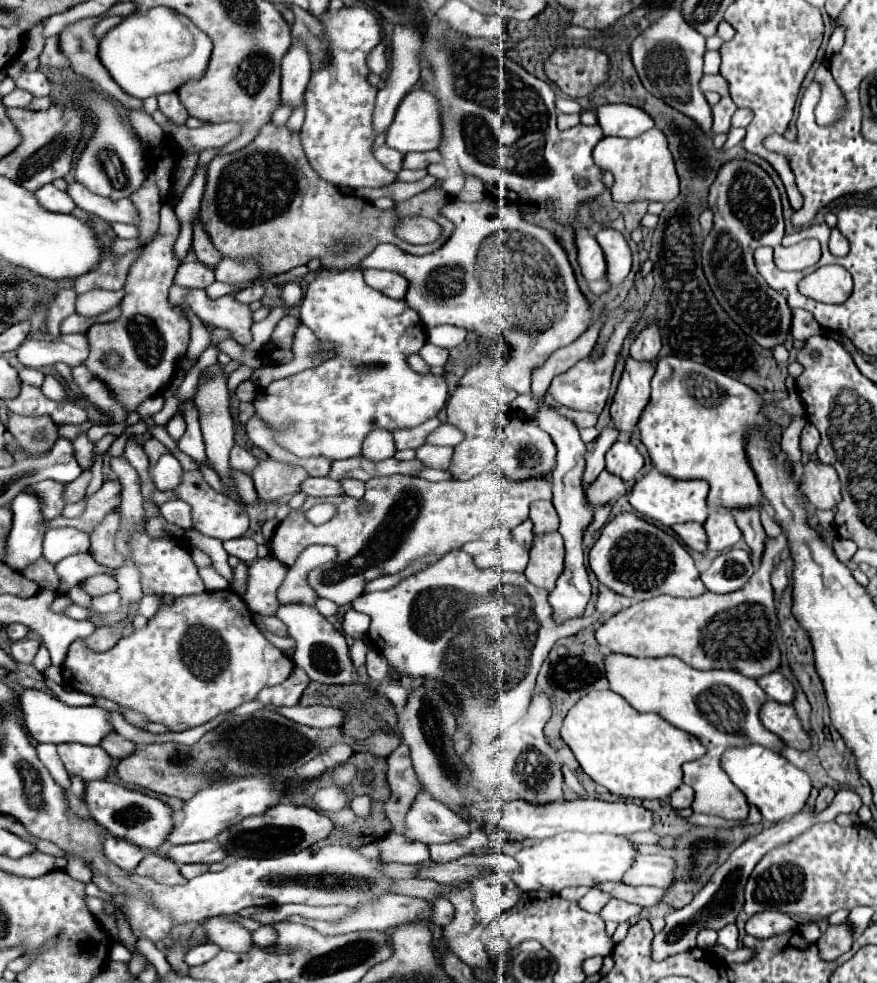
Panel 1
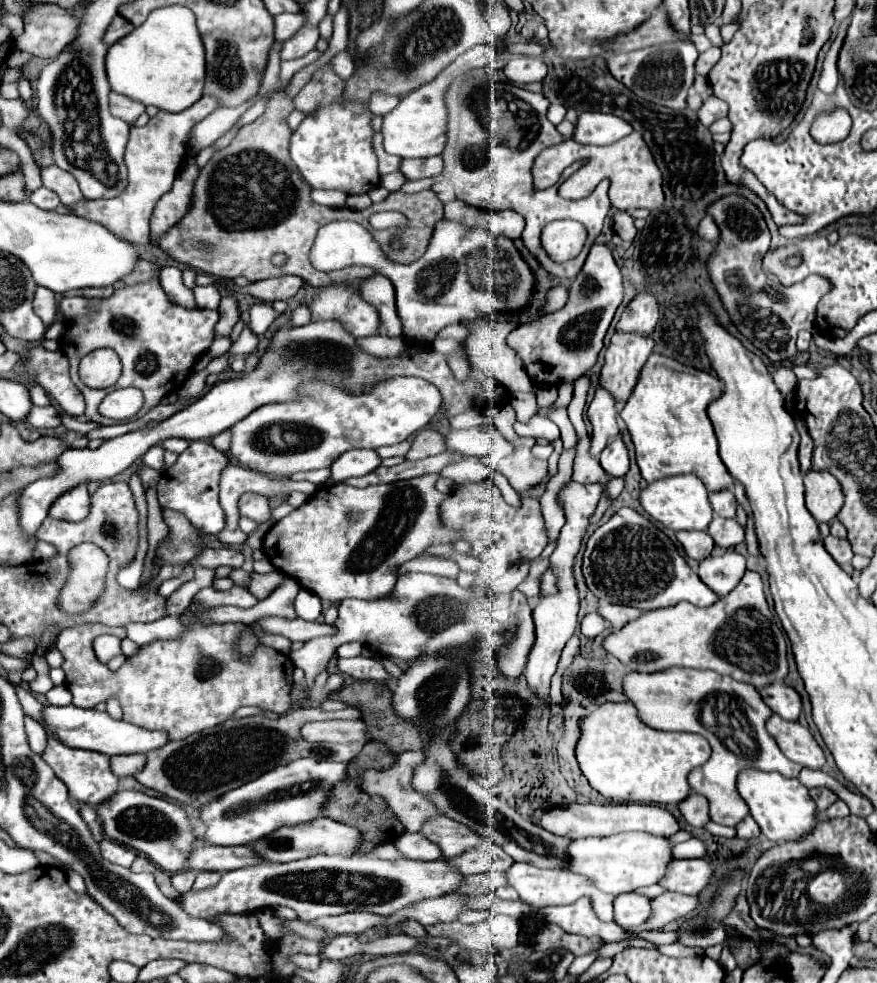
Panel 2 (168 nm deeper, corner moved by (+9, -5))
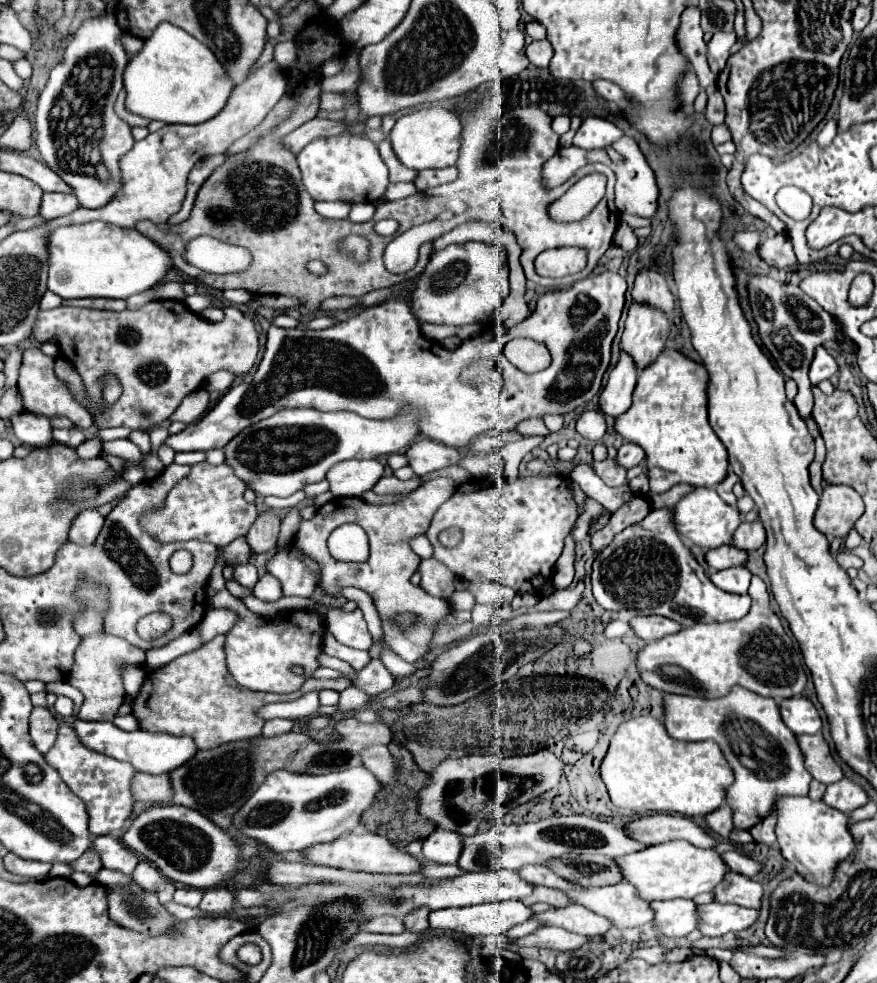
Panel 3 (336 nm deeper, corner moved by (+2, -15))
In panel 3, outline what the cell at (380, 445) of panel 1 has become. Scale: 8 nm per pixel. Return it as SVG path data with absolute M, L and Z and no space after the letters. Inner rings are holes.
M346 460L330 468L326 480L336 498L362 496L362 492L370 490L382 478L382 470L378 460Z

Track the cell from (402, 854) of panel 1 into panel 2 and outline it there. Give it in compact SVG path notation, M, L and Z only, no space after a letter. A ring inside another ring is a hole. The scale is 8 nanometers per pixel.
M419 832L417 834L403 834L395 844L397 844L399 852L411 860L439 860L439 858L443 858L441 848L433 846L433 842L429 842Z

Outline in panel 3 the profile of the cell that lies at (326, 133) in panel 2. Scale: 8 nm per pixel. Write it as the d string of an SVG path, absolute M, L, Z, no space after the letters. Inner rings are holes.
M344 134L316 138L306 144L296 158L302 172L302 182L314 200L342 200L348 204L376 202L388 186L388 168L380 158L378 146L364 136Z

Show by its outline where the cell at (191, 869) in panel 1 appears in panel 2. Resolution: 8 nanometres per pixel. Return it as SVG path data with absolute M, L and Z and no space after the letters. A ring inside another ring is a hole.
M187 870L187 872L179 872L179 874L173 874L171 876L171 882L173 882L173 888L179 892L179 894L185 894L191 890L193 882L195 882L195 876L197 872L193 870Z

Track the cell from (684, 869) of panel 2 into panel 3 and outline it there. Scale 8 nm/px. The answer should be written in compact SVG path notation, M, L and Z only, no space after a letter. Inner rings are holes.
M726 872L724 880L714 888L714 900L722 904L738 904L744 908L760 908L762 884L748 876Z

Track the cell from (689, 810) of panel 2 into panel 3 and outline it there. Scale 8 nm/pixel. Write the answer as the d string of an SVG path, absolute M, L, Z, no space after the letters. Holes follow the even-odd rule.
M722 804L720 808L716 808L708 816L704 816L704 820L706 820L706 826L710 830L714 830L720 838L728 838L728 834L734 828L732 826L732 810L726 804Z

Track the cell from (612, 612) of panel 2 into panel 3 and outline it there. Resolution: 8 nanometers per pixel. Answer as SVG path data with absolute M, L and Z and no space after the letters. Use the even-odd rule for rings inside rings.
M636 616L630 620L634 634L642 640L658 640L666 632L678 632L682 626L664 616Z

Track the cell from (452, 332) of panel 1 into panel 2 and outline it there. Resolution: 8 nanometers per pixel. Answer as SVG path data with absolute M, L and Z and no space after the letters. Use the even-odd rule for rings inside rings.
M449 324L439 334L439 338L455 338L457 342L463 342L467 336L469 336L469 328L465 324Z

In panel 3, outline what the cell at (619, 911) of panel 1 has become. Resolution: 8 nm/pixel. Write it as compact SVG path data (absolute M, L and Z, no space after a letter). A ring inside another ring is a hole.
M656 900L650 904L650 908L654 910L654 928L662 936L680 938L690 934L698 926L696 904L692 900Z

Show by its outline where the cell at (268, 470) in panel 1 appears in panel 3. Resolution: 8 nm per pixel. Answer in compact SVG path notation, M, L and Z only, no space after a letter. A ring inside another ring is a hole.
M264 510L258 514L254 524L250 526L250 532L246 536L252 552L272 552L276 550L276 538L280 530L280 518L274 514L274 510Z

